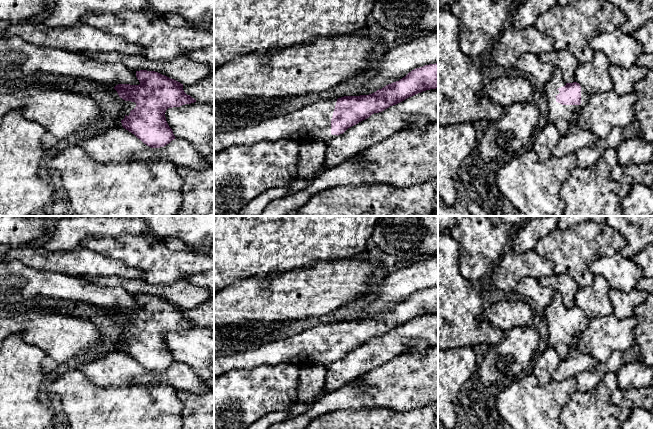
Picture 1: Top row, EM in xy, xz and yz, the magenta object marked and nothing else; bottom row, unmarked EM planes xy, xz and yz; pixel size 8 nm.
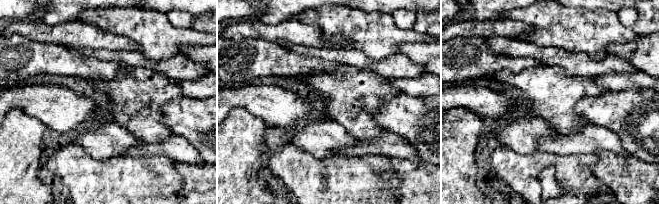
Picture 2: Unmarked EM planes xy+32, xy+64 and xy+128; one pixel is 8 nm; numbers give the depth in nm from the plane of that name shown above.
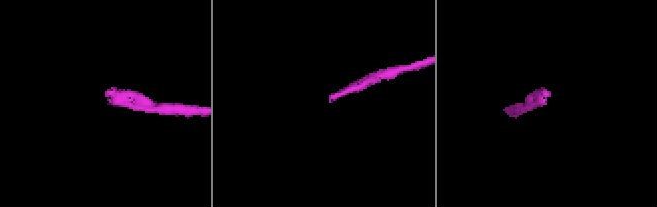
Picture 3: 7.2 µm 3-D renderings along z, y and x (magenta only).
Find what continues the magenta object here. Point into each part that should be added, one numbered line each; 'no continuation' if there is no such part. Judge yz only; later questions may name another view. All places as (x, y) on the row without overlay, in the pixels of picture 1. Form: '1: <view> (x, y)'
1: yz (562, 340)

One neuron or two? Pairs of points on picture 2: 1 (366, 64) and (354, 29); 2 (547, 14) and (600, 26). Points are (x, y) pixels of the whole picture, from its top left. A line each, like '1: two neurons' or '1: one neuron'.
1: two neurons
2: one neuron

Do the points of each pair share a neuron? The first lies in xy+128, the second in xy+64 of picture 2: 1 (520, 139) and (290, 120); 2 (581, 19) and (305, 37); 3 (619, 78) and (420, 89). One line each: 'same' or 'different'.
1: different
2: different
3: same

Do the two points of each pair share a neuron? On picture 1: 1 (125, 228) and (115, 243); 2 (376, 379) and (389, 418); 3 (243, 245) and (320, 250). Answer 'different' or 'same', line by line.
1: different
2: different
3: same

